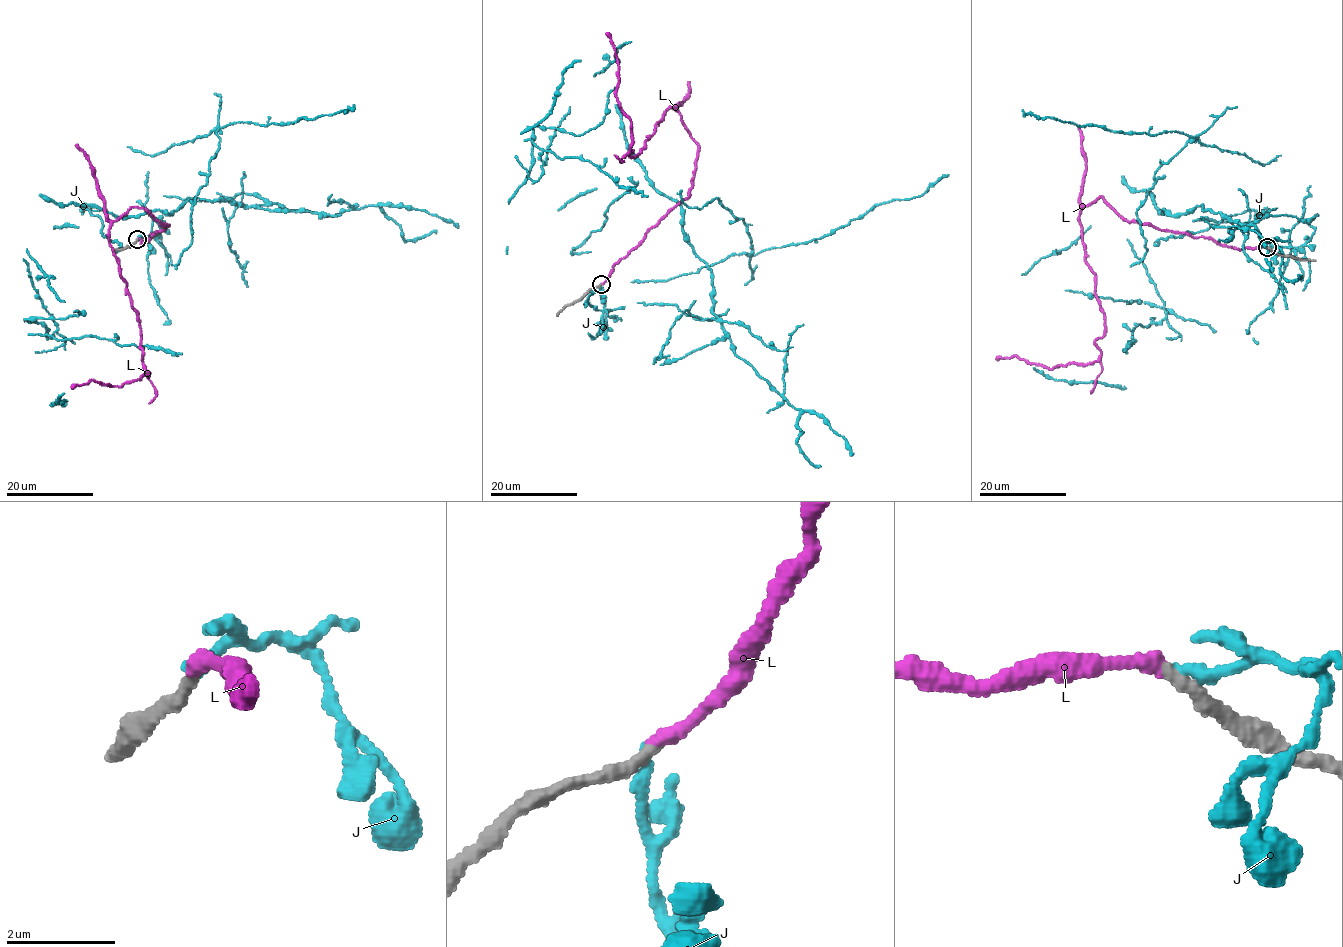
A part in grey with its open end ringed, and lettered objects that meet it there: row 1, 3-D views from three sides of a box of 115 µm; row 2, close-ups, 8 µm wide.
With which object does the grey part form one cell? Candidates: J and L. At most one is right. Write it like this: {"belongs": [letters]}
{"belongs": ["L"]}

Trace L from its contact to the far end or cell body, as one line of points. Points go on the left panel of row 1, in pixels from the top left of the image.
L: (137, 239), (144, 243), (168, 225), (133, 207), (108, 230), (149, 374), (121, 386), (92, 380), (71, 387)

